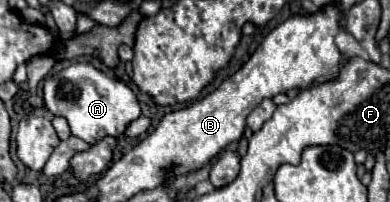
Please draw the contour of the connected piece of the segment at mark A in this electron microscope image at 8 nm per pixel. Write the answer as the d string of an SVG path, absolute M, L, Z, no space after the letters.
M74 62L64 70L44 80L44 102L54 116L68 120L74 136L92 144L104 136L120 138L130 122L140 116L140 104L136 94L120 80L106 76L88 62Z

